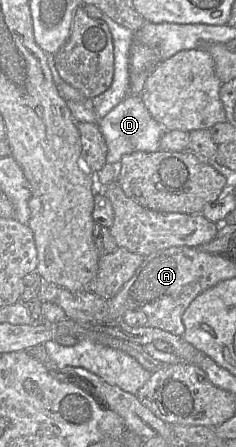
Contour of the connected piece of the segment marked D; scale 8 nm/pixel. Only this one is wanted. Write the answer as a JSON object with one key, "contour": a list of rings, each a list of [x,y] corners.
{"contour":[[[128,95],[97,123],[107,145],[106,163],[118,164],[121,158],[135,151],[156,152],[165,129],[146,109],[140,95]]]}

